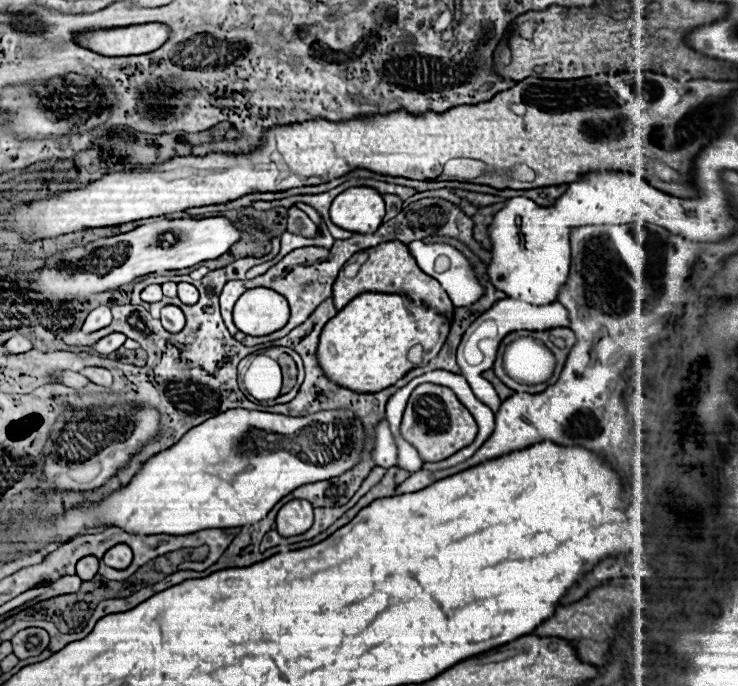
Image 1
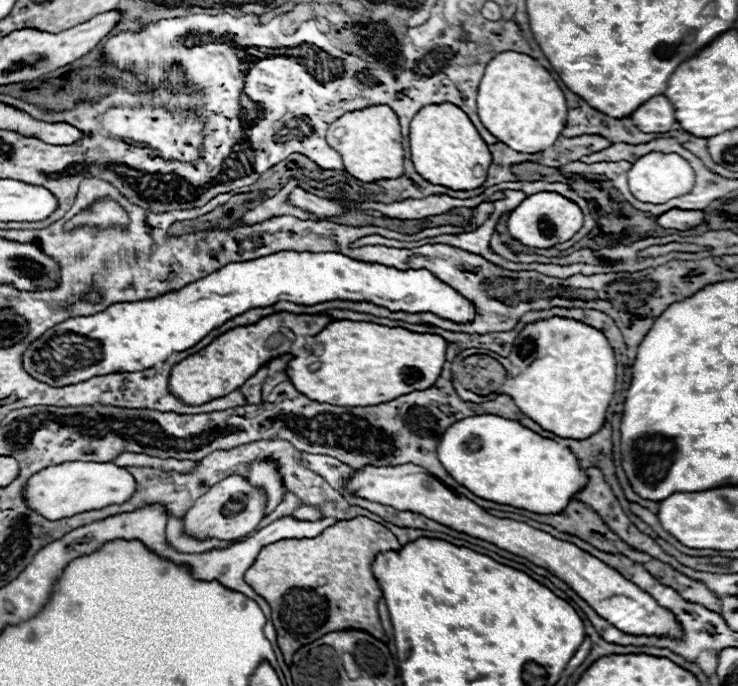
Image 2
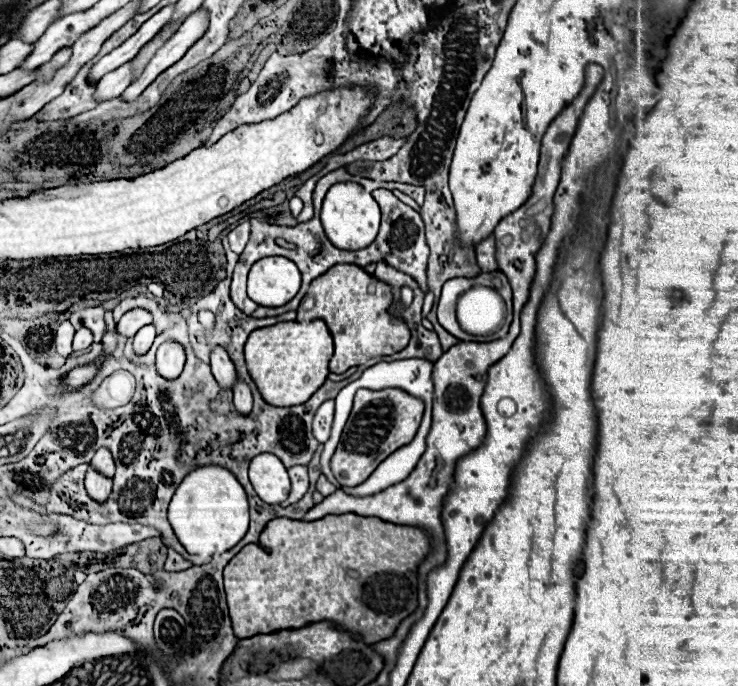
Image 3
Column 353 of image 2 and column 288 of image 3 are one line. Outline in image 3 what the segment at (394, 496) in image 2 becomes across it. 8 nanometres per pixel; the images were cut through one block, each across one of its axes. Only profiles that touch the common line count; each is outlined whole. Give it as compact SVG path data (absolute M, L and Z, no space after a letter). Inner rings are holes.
M258 454L250 462L250 482L256 490L256 494L266 502L266 504L280 504L288 498L290 490L290 478L280 462L278 456L274 454Z

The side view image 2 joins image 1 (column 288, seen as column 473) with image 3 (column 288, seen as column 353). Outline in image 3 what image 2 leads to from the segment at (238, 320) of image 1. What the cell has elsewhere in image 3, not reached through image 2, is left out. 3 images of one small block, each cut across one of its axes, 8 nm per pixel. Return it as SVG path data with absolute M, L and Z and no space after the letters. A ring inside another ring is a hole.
M284 256L258 260L248 276L248 296L266 308L284 306L300 290L298 266Z

